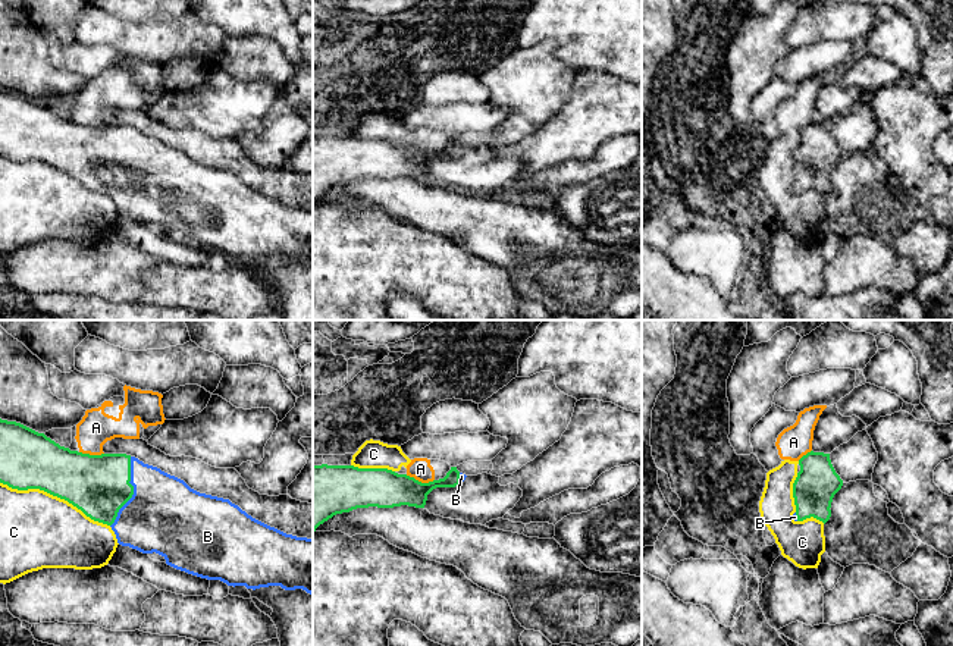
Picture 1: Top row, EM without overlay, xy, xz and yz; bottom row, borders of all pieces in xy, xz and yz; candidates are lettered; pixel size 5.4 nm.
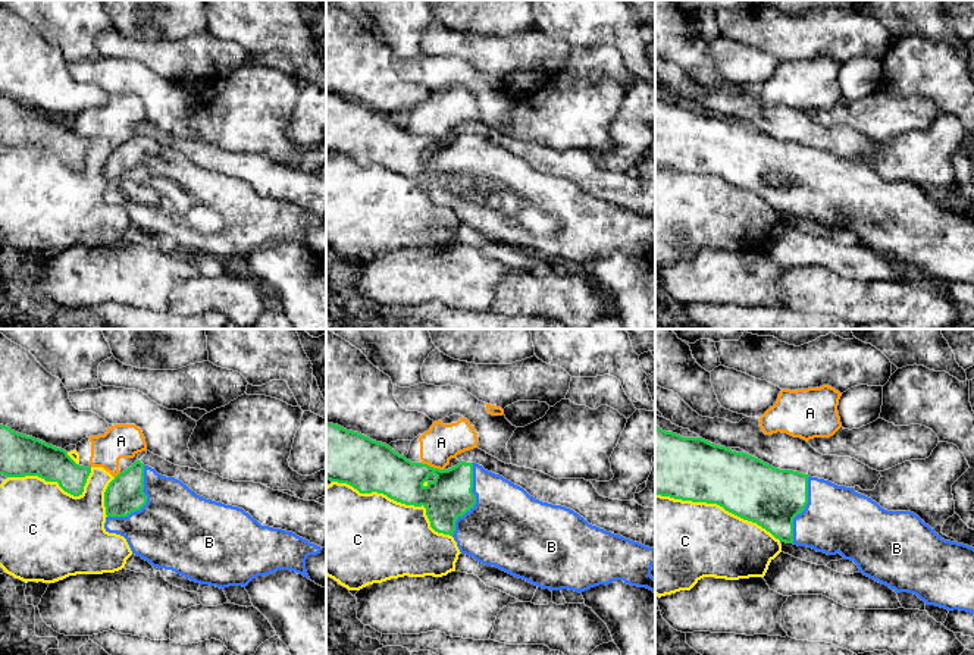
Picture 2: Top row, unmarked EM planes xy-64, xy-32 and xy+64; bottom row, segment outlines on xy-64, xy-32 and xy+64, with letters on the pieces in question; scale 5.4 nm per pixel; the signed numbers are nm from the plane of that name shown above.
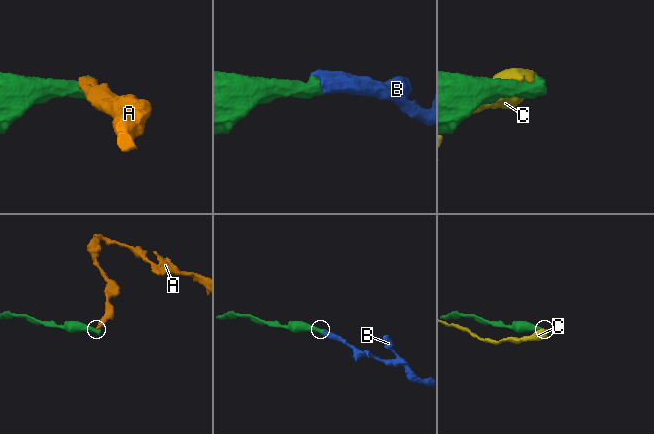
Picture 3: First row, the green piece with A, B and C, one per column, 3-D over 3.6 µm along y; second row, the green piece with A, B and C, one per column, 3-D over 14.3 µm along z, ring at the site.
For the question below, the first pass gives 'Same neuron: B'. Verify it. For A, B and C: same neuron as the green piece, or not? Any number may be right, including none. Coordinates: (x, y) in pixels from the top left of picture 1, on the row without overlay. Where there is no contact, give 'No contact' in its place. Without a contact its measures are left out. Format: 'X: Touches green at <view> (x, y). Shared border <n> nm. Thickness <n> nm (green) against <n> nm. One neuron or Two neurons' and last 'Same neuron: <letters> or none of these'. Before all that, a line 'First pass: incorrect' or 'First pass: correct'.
First pass: correct
A: Touches green at xz (420, 153). Shared border 160 nm. Thickness 220 nm (green) against 120 nm. Two neurons
B: Touches green at xy (132, 163). Shared border 400 nm. Thickness 340 nm (green) against 420 nm. One neuron
C: Touches green at xy (55, 166). Shared border 650 nm. Thickness 340 nm (green) against 420 nm. Two neurons
Same neuron: B

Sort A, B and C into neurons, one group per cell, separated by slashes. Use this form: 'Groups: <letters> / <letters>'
Groups: A C / B

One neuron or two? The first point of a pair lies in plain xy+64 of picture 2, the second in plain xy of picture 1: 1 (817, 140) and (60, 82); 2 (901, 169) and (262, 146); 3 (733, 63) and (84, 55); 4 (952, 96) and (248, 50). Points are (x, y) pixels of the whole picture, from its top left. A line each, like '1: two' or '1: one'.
1: two
2: one
3: one
4: one

